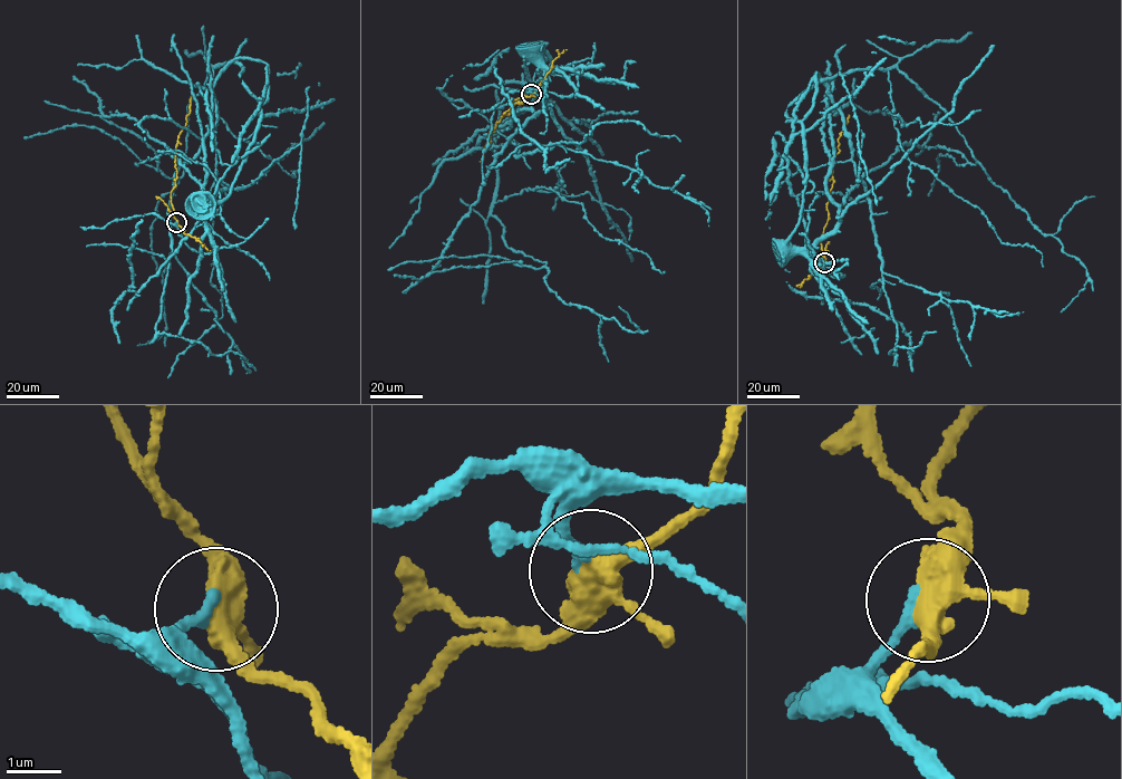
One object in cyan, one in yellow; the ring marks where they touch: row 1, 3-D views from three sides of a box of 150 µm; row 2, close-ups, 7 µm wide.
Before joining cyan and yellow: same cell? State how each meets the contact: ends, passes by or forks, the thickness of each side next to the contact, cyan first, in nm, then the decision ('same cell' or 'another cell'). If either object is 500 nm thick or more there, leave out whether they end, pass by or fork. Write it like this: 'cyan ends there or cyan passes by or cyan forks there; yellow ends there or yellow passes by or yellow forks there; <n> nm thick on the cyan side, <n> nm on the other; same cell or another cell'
cyan ends there; yellow forks there; 180 nm thick on the cyan side, 380 nm on the other; another cell

